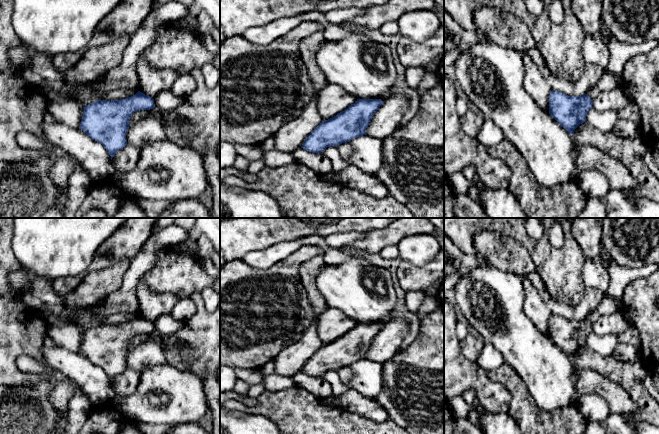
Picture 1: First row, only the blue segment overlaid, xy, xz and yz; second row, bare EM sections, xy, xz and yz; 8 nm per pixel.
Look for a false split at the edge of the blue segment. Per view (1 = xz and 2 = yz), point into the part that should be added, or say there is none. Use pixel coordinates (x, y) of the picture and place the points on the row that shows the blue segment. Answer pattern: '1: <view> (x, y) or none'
1: none
2: none

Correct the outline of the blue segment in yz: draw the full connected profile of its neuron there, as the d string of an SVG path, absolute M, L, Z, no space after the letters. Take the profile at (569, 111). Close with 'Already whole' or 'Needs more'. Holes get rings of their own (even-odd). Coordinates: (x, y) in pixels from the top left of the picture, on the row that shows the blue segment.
M551 91L549 95L549 114L570 134L586 121L593 100L587 95L568 96L559 91Z. Already whole

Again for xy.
M140 91L121 100L99 99L84 106L79 128L101 143L112 160L127 145L126 133L130 126L130 116L136 111L153 108L154 99Z. Already whole

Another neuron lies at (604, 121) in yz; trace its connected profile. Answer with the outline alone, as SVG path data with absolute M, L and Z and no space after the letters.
M591 108L587 113L585 122L604 133L608 133L612 132L618 119L618 111L616 110L599 112Z

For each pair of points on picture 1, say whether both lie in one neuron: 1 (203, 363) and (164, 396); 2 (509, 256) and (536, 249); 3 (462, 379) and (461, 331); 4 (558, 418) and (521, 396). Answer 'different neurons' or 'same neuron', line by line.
1: different neurons
2: different neurons
3: different neurons
4: same neuron

